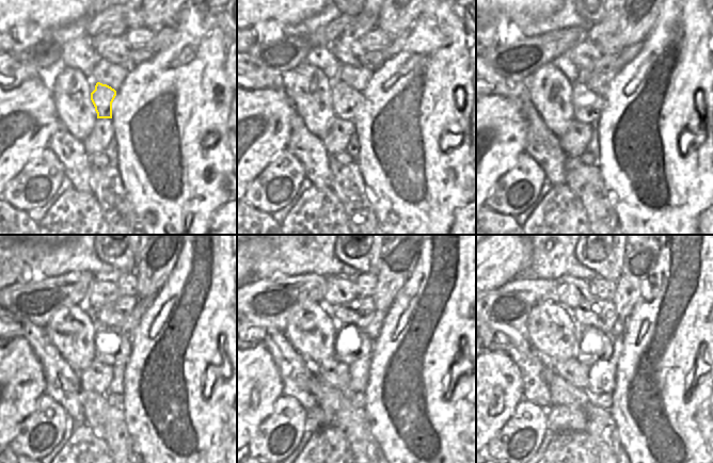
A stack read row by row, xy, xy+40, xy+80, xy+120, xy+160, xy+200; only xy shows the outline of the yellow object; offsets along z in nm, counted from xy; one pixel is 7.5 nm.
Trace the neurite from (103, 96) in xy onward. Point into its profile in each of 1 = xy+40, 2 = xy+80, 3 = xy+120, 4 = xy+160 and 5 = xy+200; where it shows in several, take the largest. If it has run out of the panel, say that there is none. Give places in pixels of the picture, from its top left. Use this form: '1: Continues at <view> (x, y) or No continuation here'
1: Continues at xy+40 (345, 100)
2: Continues at xy+80 (583, 98)
3: Continues at xy+120 (108, 356)
4: Continues at xy+160 (346, 356)
5: Continues at xy+200 (586, 356).

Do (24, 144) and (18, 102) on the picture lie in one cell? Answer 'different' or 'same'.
same

